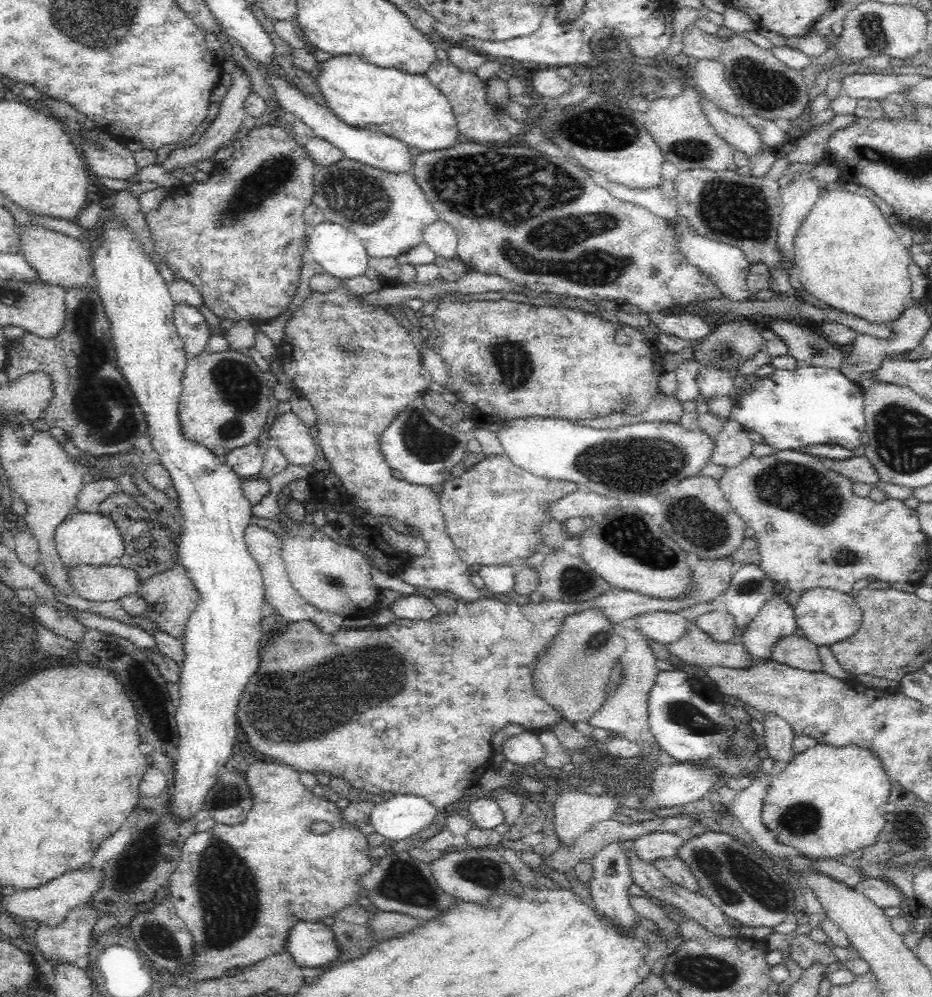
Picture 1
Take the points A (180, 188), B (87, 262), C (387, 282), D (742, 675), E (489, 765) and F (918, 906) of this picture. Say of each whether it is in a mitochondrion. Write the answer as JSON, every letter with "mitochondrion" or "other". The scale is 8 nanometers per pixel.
{"A":"other","B":"other","C":"other","D":"other","E":"other","F":"other"}

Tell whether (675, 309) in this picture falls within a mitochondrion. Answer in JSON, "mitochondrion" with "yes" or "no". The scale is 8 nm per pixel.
{"mitochondrion":"no"}

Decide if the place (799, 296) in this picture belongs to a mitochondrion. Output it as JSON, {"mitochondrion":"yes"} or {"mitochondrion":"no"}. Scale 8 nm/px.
{"mitochondrion":"no"}

